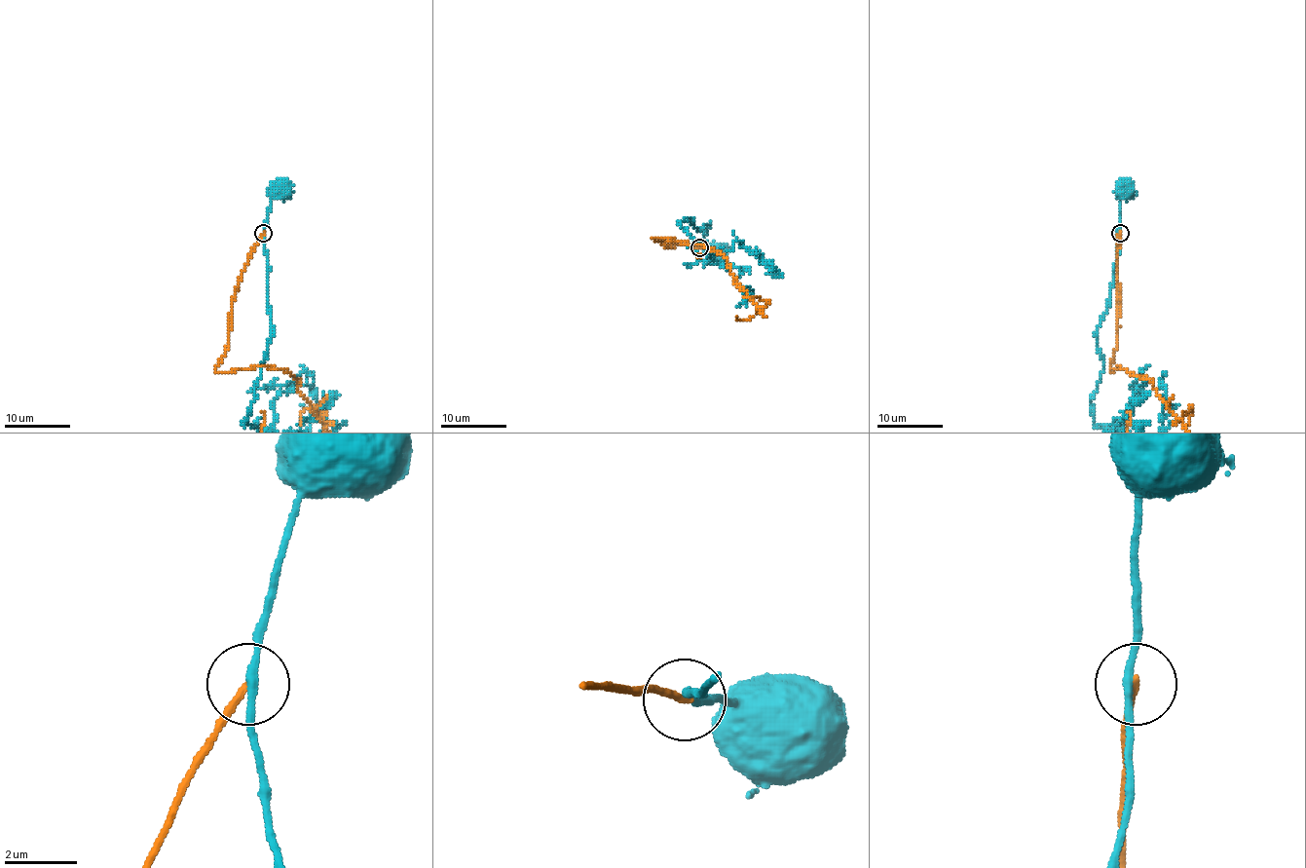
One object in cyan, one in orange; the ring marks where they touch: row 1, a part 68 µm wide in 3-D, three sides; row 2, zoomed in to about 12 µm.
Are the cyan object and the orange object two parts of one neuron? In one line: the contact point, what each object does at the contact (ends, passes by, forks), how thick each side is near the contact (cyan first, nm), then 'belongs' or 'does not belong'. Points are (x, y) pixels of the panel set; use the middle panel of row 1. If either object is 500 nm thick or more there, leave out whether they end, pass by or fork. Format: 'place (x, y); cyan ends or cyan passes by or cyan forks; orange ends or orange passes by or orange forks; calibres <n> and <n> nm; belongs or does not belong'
place (699, 247); cyan passes by; orange ends; calibres 220 and 200 nm; does not belong

